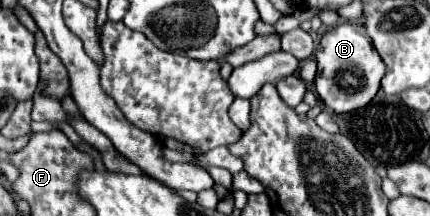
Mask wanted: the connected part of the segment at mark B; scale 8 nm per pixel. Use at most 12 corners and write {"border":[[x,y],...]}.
{"border":[[363,23],[319,41],[317,93],[335,113],[365,107],[387,73]]}

